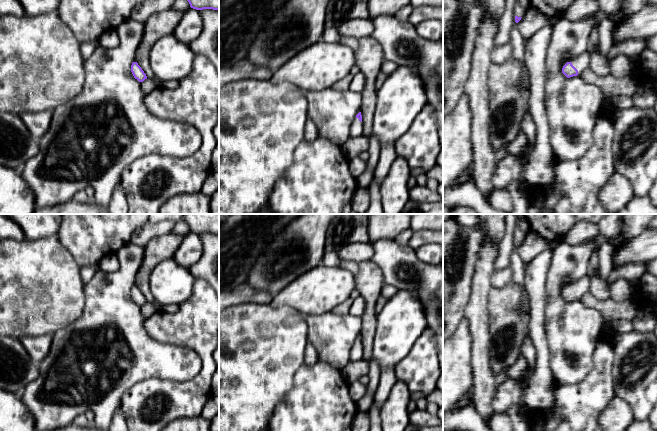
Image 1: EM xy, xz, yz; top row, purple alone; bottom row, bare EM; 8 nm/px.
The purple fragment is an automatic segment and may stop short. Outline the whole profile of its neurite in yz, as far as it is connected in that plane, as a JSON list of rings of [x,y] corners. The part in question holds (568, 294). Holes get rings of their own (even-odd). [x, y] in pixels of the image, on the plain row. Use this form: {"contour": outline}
{"contour": [[[588,274],[582,276],[563,290],[562,297],[567,302],[580,299],[586,292],[589,292],[590,281],[591,277]]]}

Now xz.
{"contour": [[[359,336],[351,349],[350,362],[356,362],[361,359],[363,359],[363,347],[361,336]]]}

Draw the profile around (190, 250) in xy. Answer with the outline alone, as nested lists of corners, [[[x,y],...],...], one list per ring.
[[[190,232],[183,237],[172,259],[182,267],[189,269],[202,255],[203,244],[199,234]]]

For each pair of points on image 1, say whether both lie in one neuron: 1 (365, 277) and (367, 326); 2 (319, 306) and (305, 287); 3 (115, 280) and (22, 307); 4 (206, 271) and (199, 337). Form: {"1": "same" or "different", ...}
{"1": "same", "2": "same", "3": "different", "4": "different"}

